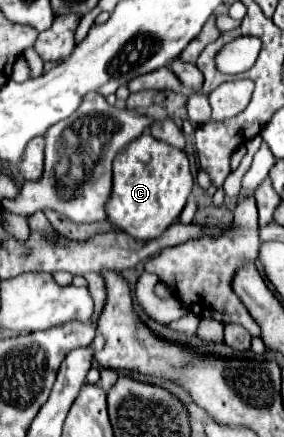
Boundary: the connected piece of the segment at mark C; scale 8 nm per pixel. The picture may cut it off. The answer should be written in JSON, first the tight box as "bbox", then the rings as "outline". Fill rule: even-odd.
{"bbox":[105,132,193,240],"outline":[[[145,132],[113,160],[113,190],[105,204],[107,220],[135,240],[159,238],[181,214],[193,188],[187,156]]]}

